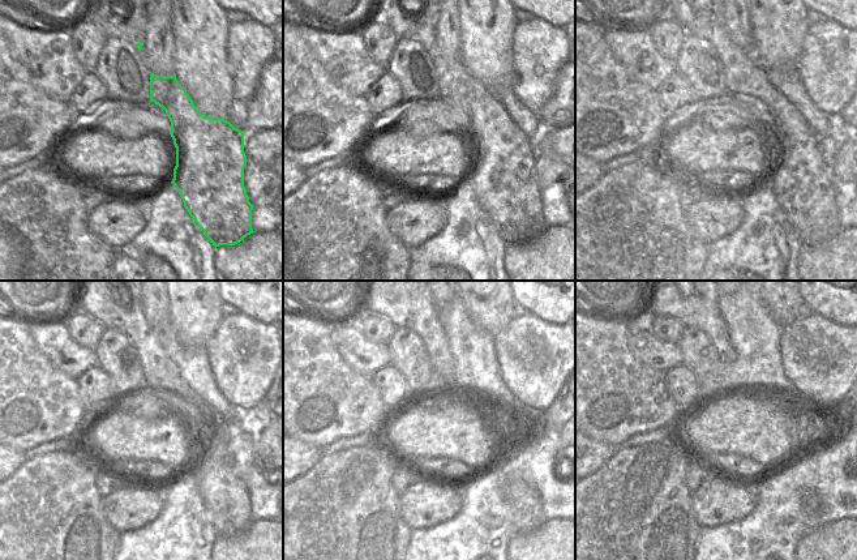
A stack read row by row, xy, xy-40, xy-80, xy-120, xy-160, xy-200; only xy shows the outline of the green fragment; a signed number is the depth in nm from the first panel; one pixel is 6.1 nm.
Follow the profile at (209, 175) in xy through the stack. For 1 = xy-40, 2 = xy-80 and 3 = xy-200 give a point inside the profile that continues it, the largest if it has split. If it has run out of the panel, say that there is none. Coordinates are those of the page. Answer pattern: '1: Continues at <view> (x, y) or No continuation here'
1: Continues at xy-40 (502, 174)
2: Continues at xy-80 (800, 179)
3: Continues at xy-200 (698, 307).

